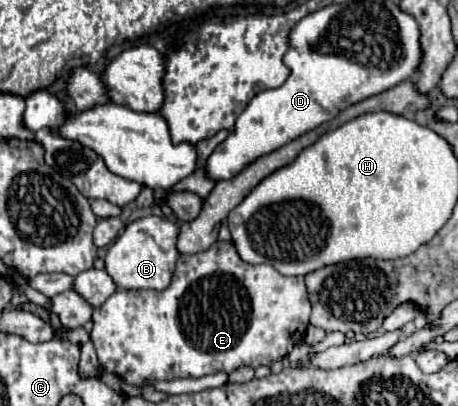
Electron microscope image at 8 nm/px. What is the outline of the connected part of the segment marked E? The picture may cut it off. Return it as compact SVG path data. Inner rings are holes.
M217 240L211 248L207 248L205 252L197 252L197 254L191 254L191 256L185 256L181 254L179 260L177 260L177 268L173 272L173 278L171 278L171 284L169 288L165 290L117 290L115 294L111 294L105 304L101 304L99 308L93 310L93 330L91 330L91 342L95 344L95 350L97 350L97 356L99 356L99 364L117 374L119 378L123 378L127 384L131 386L143 386L147 380L175 380L175 378L201 378L201 376L207 376L207 374L217 374L217 372L233 372L237 368L243 368L243 366L251 366L251 368L259 368L263 364L271 364L283 356L287 356L295 344L299 344L303 340L303 334L309 326L309 312L311 312L311 304L309 304L309 298L307 298L307 290L305 290L305 282L303 282L303 276L295 276L295 278L287 278L287 276L281 276L273 266L269 264L245 264L233 242L221 242Z

